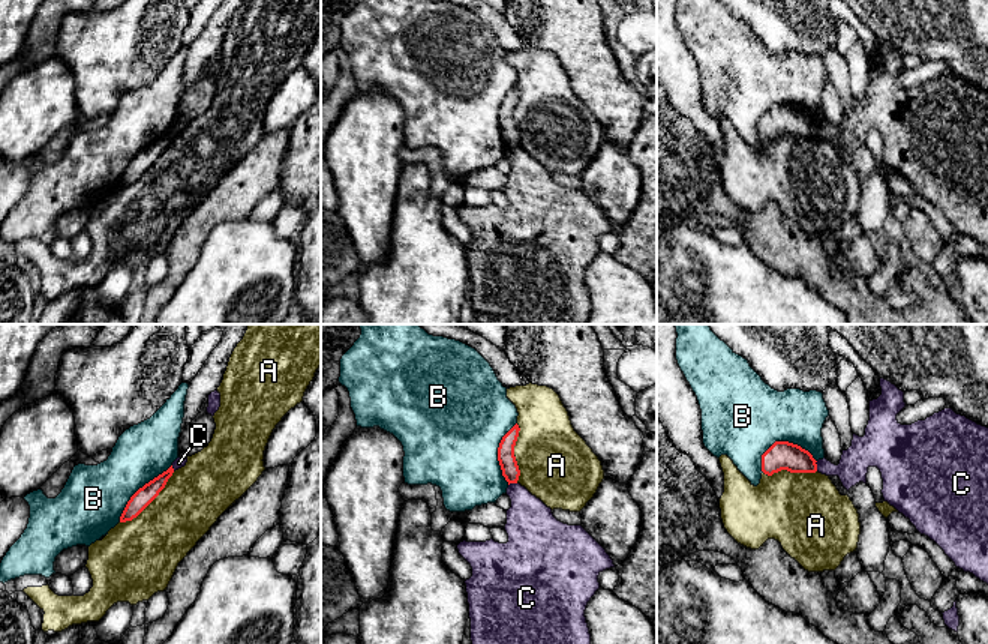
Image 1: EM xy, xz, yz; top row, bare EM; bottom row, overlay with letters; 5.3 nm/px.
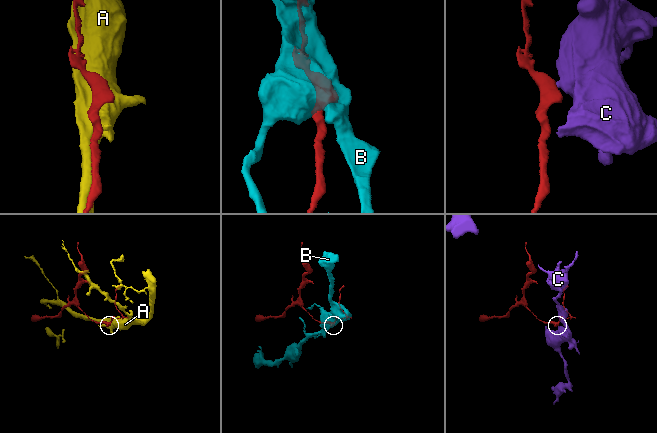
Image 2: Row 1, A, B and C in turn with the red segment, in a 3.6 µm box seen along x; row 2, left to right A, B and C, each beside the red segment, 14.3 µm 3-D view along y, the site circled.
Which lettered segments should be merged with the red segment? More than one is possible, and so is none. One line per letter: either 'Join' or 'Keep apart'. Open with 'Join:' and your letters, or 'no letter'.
Join: no letter
A: Keep apart
B: Keep apart
C: Keep apart

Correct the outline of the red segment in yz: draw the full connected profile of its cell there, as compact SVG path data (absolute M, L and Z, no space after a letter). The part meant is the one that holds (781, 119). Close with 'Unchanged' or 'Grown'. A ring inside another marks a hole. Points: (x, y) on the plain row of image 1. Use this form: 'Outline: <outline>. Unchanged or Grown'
Outline: M775 105L762 119L762 135L768 140L787 134L790 137L816 137L817 125L813 119L798 108Z. Unchanged

